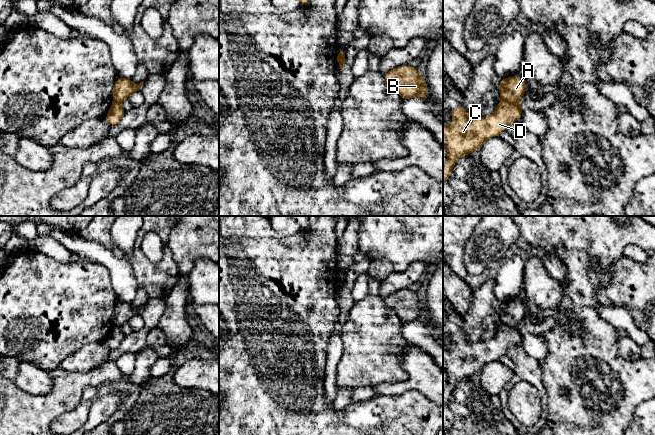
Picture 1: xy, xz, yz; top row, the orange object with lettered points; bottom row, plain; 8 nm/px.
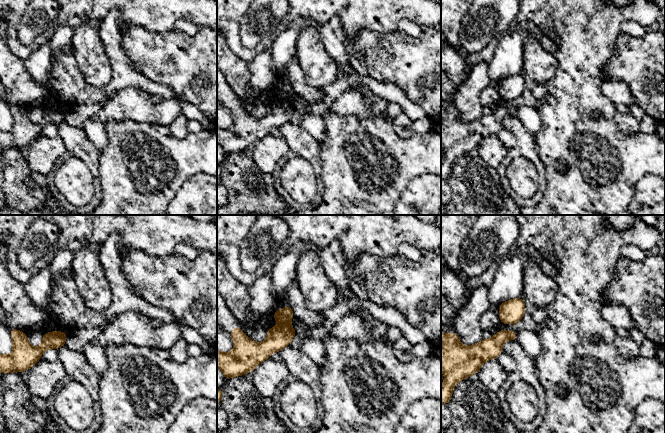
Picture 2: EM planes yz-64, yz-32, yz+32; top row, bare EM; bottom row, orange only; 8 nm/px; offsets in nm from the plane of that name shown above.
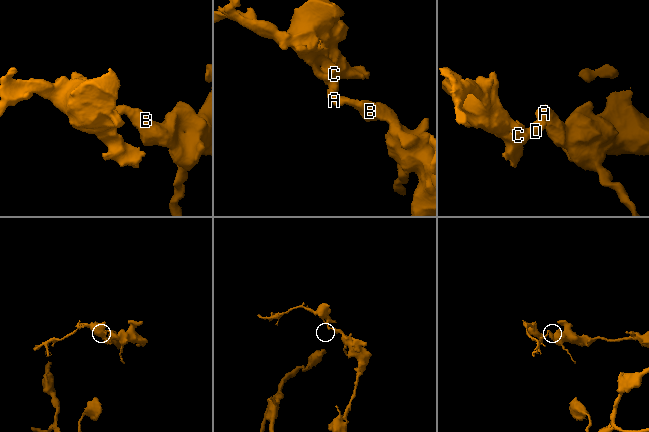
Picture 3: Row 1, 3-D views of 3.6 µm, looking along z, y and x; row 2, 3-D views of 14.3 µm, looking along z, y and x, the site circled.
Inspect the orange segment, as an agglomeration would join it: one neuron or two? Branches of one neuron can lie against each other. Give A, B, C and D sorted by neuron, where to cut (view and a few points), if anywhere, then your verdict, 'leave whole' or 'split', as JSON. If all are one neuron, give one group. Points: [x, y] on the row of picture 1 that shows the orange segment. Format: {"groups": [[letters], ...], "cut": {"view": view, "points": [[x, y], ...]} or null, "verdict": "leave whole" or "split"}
{"groups": [["A", "B"], ["C", "D"]], "cut": {"view": "yz", "points": [[502, 100], [518, 103]]}, "verdict": "split"}

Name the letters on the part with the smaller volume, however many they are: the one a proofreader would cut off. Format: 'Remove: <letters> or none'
Remove: C, D

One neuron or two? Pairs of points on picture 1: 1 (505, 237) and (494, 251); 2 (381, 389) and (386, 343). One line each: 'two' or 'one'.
1: one
2: two

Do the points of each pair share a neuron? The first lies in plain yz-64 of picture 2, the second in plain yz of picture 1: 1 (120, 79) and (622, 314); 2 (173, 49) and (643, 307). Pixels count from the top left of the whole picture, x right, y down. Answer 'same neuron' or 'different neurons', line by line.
1: same neuron
2: same neuron

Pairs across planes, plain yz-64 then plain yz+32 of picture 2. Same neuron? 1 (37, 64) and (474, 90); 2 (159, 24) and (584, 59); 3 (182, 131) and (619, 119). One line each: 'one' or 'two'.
1: one
2: one
3: one

